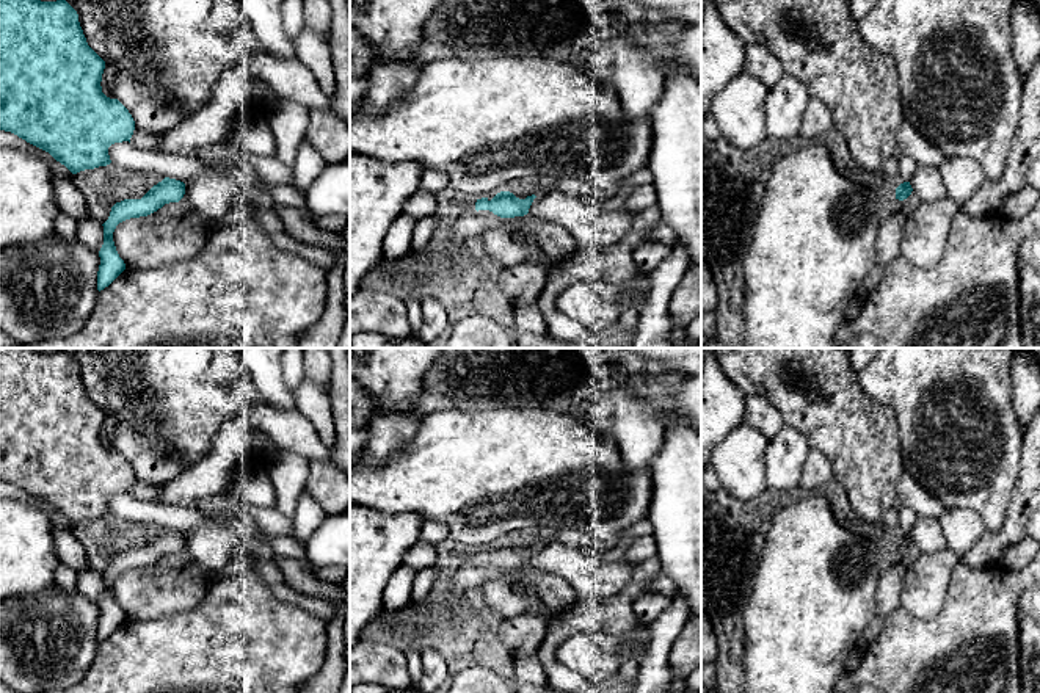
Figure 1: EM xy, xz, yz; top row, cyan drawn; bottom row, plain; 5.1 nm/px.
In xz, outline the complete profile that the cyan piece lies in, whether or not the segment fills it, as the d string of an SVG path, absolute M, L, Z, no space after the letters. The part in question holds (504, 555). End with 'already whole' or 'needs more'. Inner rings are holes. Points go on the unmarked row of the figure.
M510 542L497 544L491 552L488 549L477 550L475 561L489 561L500 569L524 568L536 547L527 547L525 550L516 549Z | already whole

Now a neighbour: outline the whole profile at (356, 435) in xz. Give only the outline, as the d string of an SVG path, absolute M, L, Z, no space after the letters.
M350 428L350 458L356 456L365 444L365 431L362 428Z

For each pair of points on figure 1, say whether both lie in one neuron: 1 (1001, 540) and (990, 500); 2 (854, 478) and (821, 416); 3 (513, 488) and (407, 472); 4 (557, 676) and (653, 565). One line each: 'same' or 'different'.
1: different
2: same
3: same
4: same

